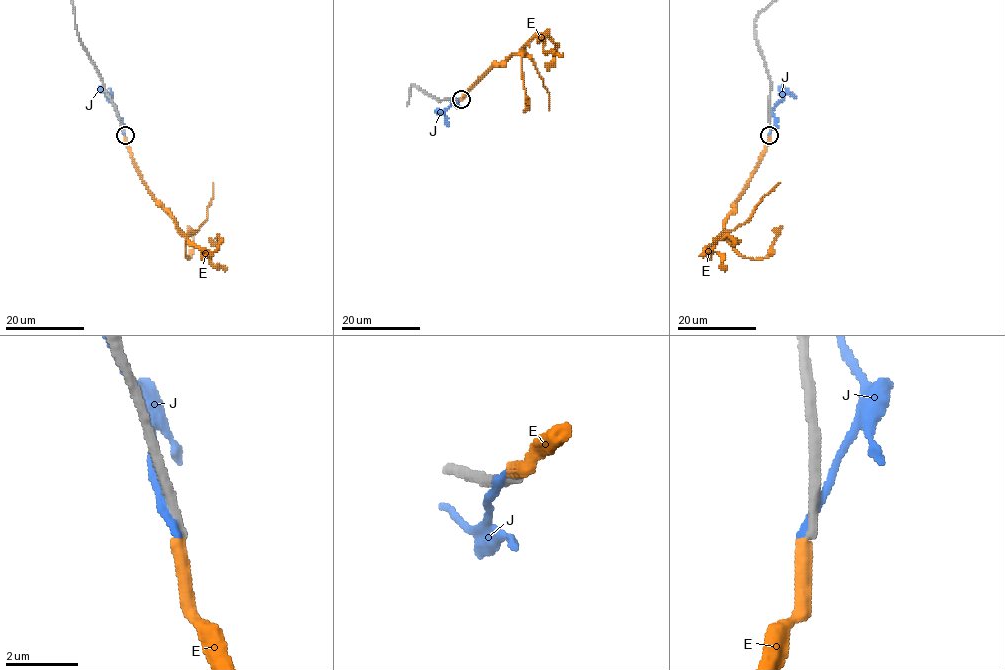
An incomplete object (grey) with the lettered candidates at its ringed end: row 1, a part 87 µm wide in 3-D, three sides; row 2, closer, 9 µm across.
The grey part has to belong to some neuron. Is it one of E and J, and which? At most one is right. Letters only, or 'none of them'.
none of them

